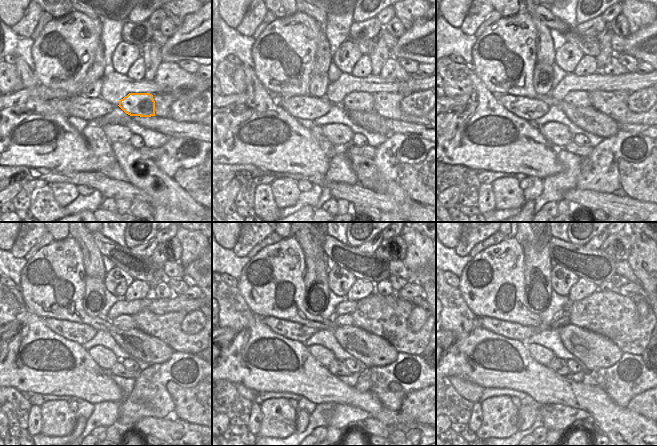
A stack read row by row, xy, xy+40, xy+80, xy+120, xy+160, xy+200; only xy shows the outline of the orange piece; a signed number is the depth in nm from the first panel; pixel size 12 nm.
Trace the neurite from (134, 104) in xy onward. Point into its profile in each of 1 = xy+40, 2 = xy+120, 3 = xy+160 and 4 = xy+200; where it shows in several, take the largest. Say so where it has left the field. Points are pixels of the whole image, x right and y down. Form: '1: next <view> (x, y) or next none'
1: next xy+40 (355, 101)
2: next xy+120 (123, 321)
3: next xy+160 (347, 319)
4: next xy+200 (562, 319)

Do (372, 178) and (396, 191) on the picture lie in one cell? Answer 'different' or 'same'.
same

